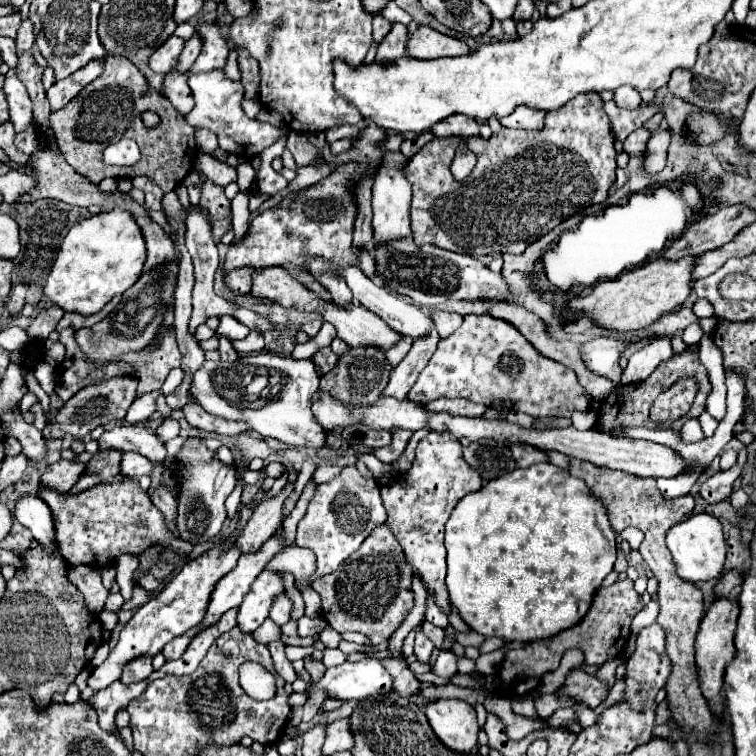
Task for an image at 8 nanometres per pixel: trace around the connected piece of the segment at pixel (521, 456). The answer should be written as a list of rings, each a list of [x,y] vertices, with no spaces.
[[[510,446],[510,448],[518,468],[528,468],[538,462],[548,462],[548,454],[538,448],[532,448],[532,446]]]

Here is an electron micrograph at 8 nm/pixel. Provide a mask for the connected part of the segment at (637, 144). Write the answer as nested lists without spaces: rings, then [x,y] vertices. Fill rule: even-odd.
[[[638,128],[638,130],[634,130],[634,132],[624,140],[624,152],[626,152],[628,156],[642,158],[648,138],[650,138],[650,132],[648,132],[646,128]]]

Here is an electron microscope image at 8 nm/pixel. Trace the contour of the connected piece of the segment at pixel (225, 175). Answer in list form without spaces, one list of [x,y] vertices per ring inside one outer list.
[[[204,152],[198,154],[194,168],[204,172],[206,178],[210,178],[212,182],[216,182],[220,186],[228,186],[230,182],[236,182],[236,176],[238,176],[236,168],[232,168],[232,166],[228,166],[224,162],[218,162],[216,158],[212,158],[212,156],[204,154]]]

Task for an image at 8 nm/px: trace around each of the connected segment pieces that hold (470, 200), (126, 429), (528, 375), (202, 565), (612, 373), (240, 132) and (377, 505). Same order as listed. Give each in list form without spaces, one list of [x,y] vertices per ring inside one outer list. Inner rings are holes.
[[[588,92],[588,94],[578,94],[574,100],[570,100],[566,106],[562,106],[556,112],[546,112],[546,126],[542,130],[512,130],[512,128],[502,128],[500,134],[494,134],[490,140],[484,140],[482,136],[472,136],[468,138],[468,148],[476,154],[476,166],[472,170],[472,174],[464,180],[454,180],[452,172],[450,172],[450,164],[456,152],[456,146],[460,144],[460,138],[434,138],[432,142],[428,142],[418,154],[414,154],[410,158],[410,168],[408,164],[404,166],[404,176],[410,180],[412,184],[412,201],[410,208],[410,220],[412,238],[418,246],[422,244],[434,244],[440,248],[446,248],[450,252],[460,252],[460,254],[470,254],[470,256],[486,256],[486,254],[498,254],[498,252],[510,252],[510,254],[520,254],[526,250],[528,244],[532,244],[534,240],[538,240],[540,236],[548,234],[554,226],[558,226],[560,222],[564,222],[566,218],[570,218],[572,214],[578,214],[580,210],[584,210],[590,204],[598,204],[598,202],[606,202],[608,198],[608,190],[616,180],[616,150],[614,150],[614,134],[610,128],[610,118],[604,112],[604,102],[600,100],[598,94]]]
[[[114,426],[106,428],[106,432],[98,438],[100,450],[134,450],[146,456],[152,464],[154,471],[150,475],[151,485],[148,495],[151,497],[156,488],[161,484],[162,472],[164,472],[164,462],[166,462],[166,450],[164,444],[158,440],[156,432],[152,432],[146,426]]]
[[[490,314],[464,316],[458,332],[438,342],[430,364],[420,372],[408,396],[420,404],[428,404],[436,398],[466,398],[476,404],[502,406],[534,418],[570,418],[576,410],[586,412],[592,400],[570,368],[544,358],[512,324]]]
[[[224,542],[210,544],[210,550],[204,556],[200,556],[200,558],[190,560],[188,564],[184,564],[182,570],[172,578],[172,582],[156,598],[152,598],[148,604],[144,604],[132,616],[132,620],[120,632],[118,644],[110,652],[110,656],[106,658],[106,662],[92,670],[92,674],[88,678],[88,686],[92,690],[104,690],[104,688],[108,688],[112,682],[120,680],[122,668],[124,668],[126,662],[130,662],[130,660],[134,660],[138,656],[150,656],[150,658],[154,658],[172,638],[184,634],[186,630],[194,628],[198,624],[198,620],[202,620],[202,616],[206,612],[206,606],[208,606],[208,600],[210,600],[210,592],[214,590],[214,584],[226,572],[230,572],[234,568],[234,564],[236,564],[236,560],[240,556],[240,552],[238,552],[236,546],[232,546],[226,554],[222,550],[224,550]]]
[[[598,336],[592,342],[582,344],[580,350],[582,350],[582,358],[584,358],[588,370],[612,380],[614,386],[620,386],[622,368],[618,364],[618,360],[620,360],[622,352],[626,350],[626,346],[628,344],[622,344],[618,340]]]
[[[224,70],[190,74],[188,86],[192,88],[192,94],[196,98],[196,108],[186,116],[186,122],[194,128],[208,128],[216,132],[220,148],[224,148],[226,152],[238,154],[240,158],[252,158],[254,154],[260,154],[264,148],[268,148],[274,140],[282,136],[282,128],[276,128],[272,124],[262,124],[258,120],[248,118],[242,112],[244,88],[240,82],[232,82],[230,78],[226,78]]]
[[[346,466],[336,478],[316,486],[304,518],[298,522],[296,546],[310,548],[316,554],[316,572],[310,584],[326,574],[332,574],[350,554],[354,554],[364,538],[380,524],[386,522],[386,508],[380,498],[380,486],[372,478],[364,478],[356,466]]]

